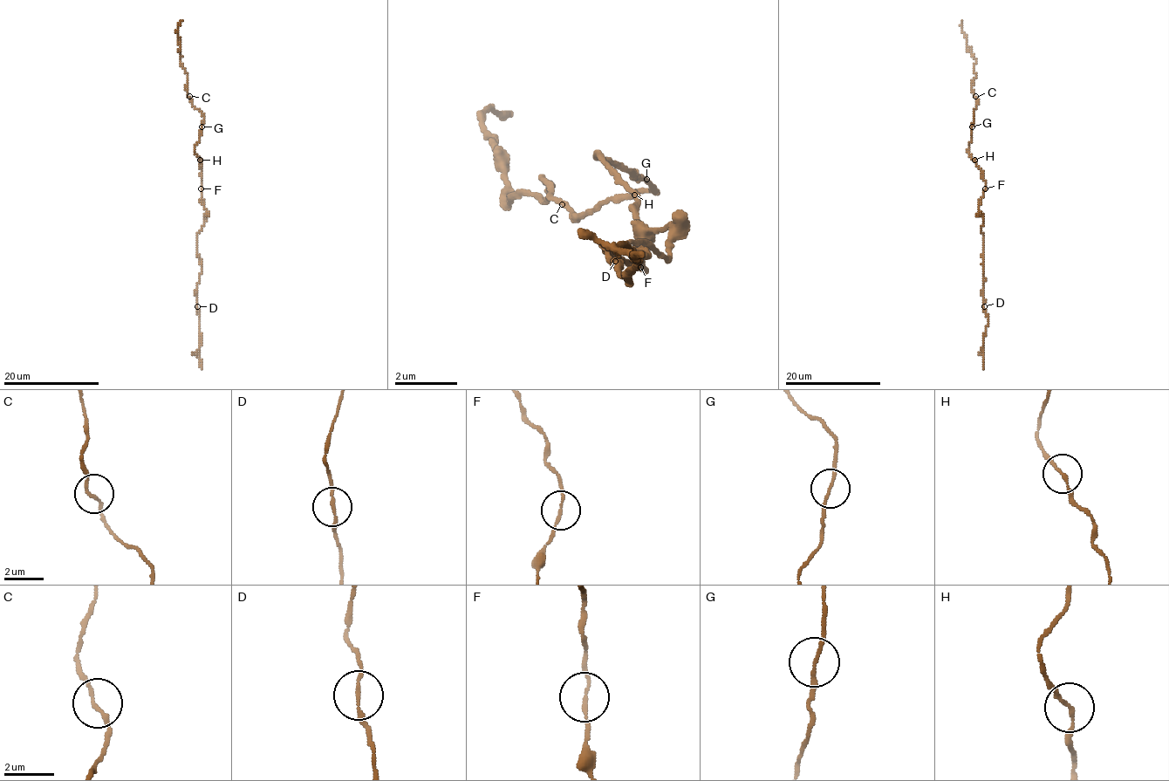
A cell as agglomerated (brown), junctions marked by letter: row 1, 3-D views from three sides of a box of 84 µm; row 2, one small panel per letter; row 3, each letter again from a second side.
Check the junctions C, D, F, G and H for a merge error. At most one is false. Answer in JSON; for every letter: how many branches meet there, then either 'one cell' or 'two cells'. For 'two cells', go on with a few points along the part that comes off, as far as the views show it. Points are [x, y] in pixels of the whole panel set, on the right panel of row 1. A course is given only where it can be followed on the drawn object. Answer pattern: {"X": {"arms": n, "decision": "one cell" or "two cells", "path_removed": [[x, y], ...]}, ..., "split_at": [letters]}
{"C": {"arms": 2, "decision": "one cell"}, "D": {"arms": 2, "decision": "one cell"}, "F": {"arms": 2, "decision": "one cell"}, "G": {"arms": 2, "decision": "one cell"}, "H": {"arms": 2, "decision": "one cell"}, "split_at": []}

